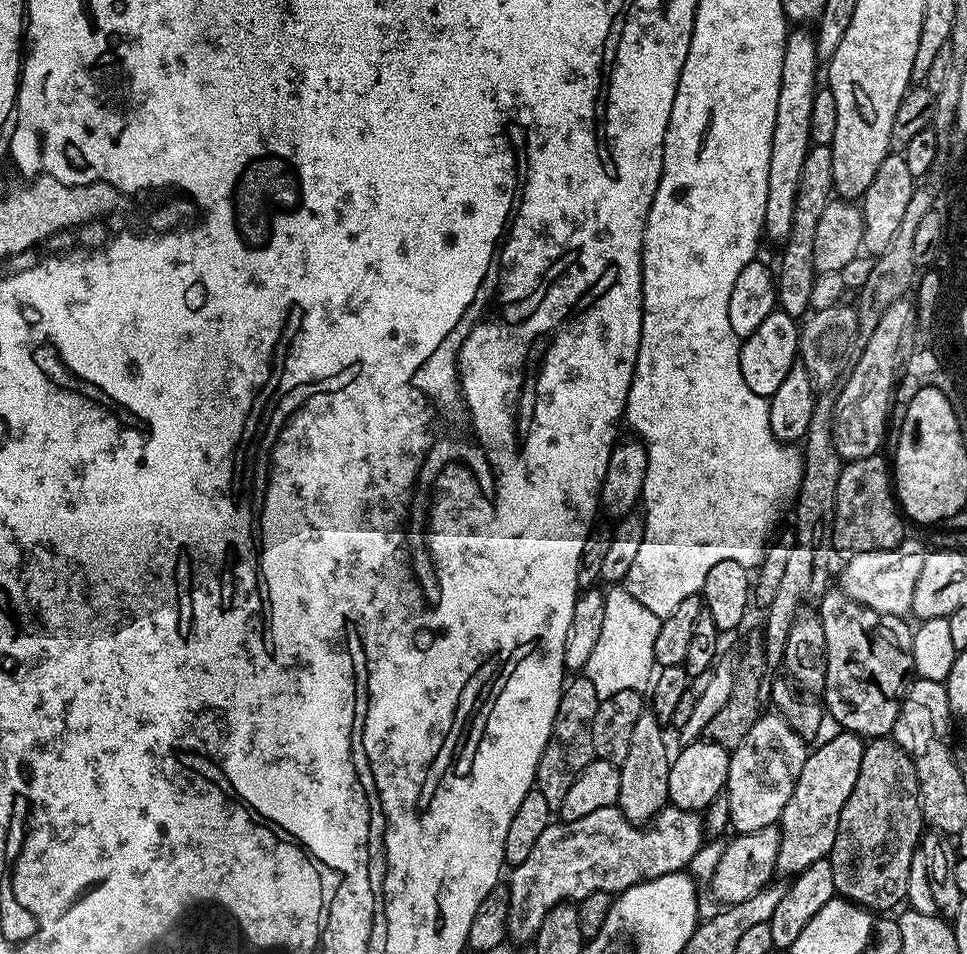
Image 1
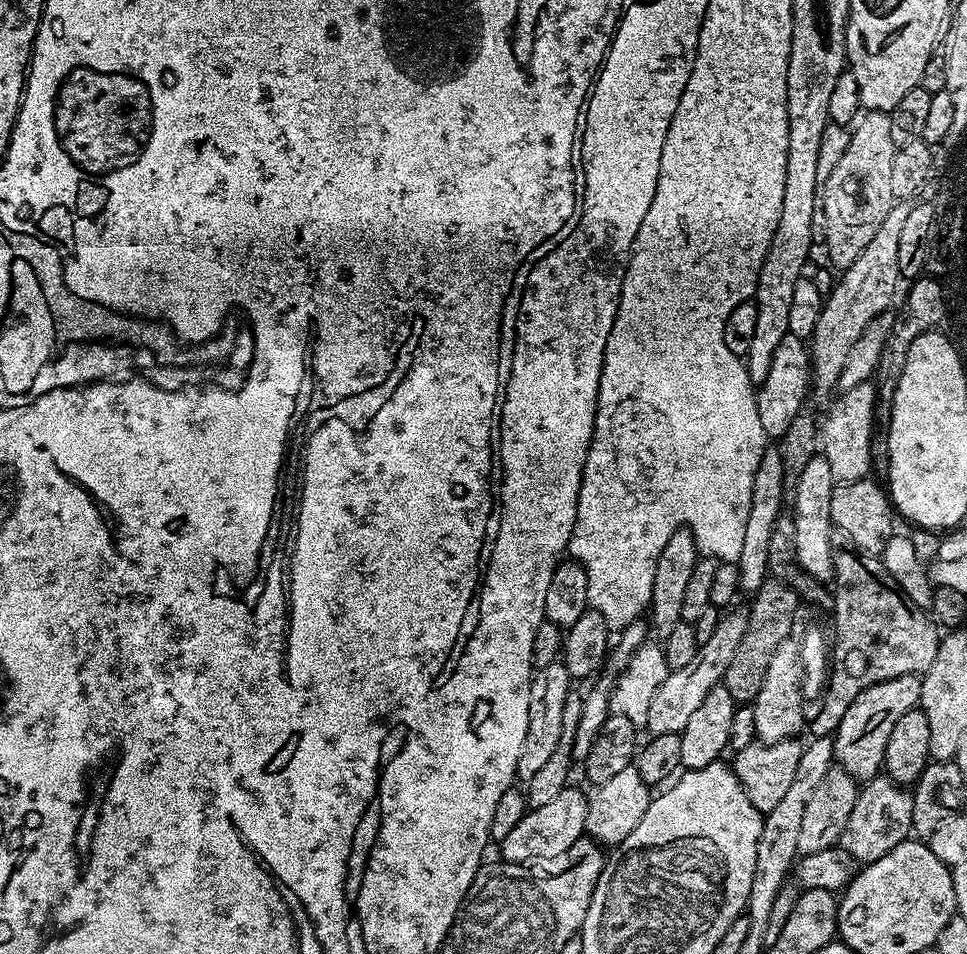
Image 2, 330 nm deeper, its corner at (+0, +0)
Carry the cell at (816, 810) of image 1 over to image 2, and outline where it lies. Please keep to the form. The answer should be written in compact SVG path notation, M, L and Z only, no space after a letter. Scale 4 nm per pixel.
M903 676L886 682L878 682L854 702L850 702L850 710L842 714L842 722L832 736L832 745L836 755L835 763L846 770L857 782L873 780L881 775L886 754L886 742L890 742L890 730L902 714L906 714L920 702L920 676Z

